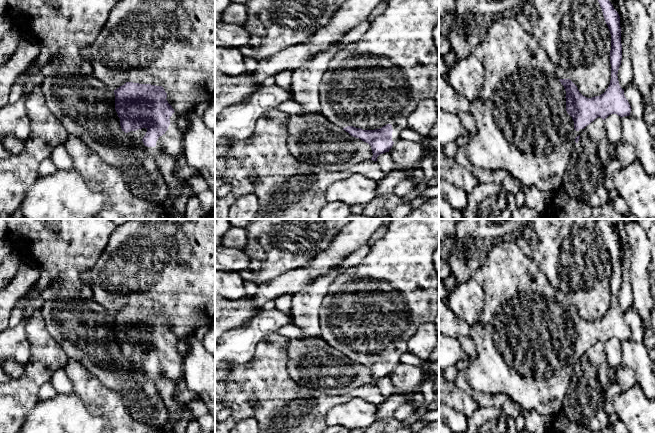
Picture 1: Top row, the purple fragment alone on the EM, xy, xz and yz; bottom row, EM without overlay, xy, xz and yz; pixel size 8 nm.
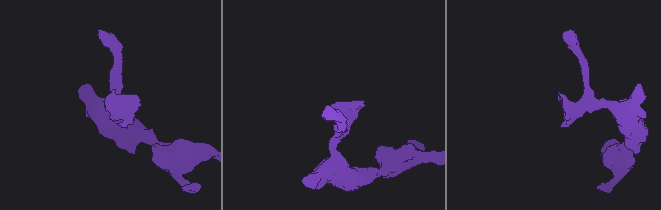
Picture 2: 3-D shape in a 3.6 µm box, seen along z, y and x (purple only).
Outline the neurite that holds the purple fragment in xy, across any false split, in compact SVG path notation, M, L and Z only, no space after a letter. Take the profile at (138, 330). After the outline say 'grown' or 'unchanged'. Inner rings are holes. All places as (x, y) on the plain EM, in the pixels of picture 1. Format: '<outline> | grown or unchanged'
M126 306L114 314L114 318L115 334L120 343L121 353L134 365L137 373L144 375L146 379L153 383L156 383L159 379L168 379L177 385L183 382L183 357L177 349L178 338L166 324L167 317L162 310Z | grown

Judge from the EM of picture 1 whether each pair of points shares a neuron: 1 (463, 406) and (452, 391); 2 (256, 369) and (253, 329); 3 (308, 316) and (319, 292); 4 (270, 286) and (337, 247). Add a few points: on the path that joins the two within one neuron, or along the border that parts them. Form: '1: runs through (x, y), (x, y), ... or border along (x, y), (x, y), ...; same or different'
1: runs through (461, 402), (454, 395); same
2: border along (273, 333), (263, 337), (248, 361), (238, 364); different
3: runs through (308, 310), (308, 303), (313, 298); same
4: runs through (287, 283), (295, 281), (320, 264); same

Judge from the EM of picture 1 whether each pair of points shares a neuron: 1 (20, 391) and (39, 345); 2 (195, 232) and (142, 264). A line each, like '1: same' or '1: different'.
1: same
2: same

